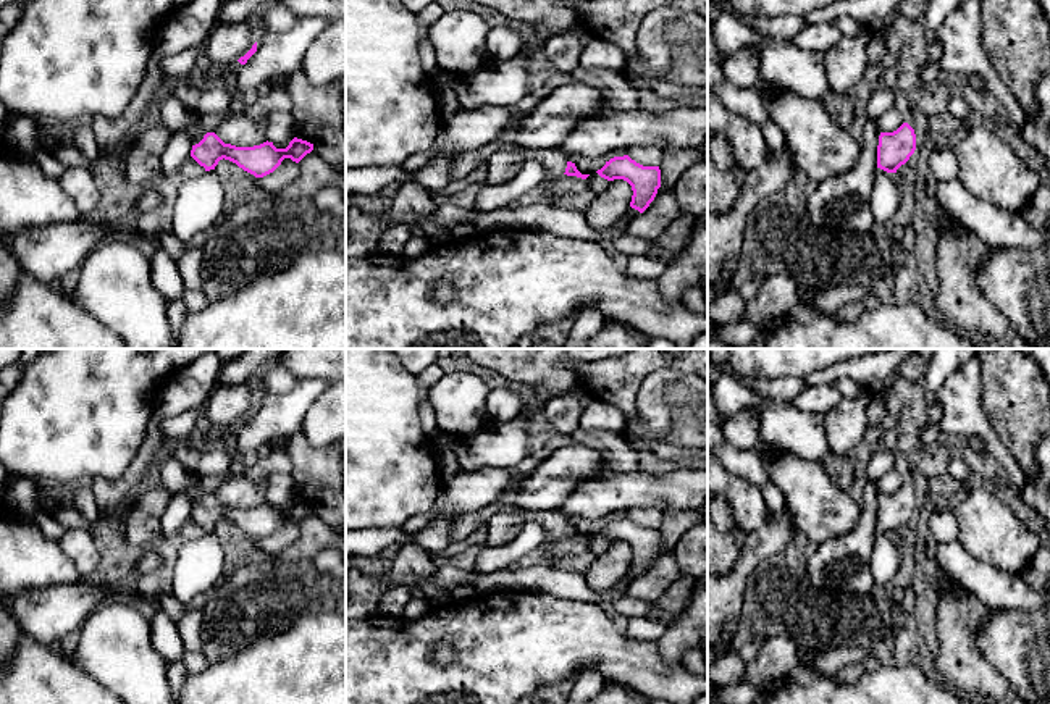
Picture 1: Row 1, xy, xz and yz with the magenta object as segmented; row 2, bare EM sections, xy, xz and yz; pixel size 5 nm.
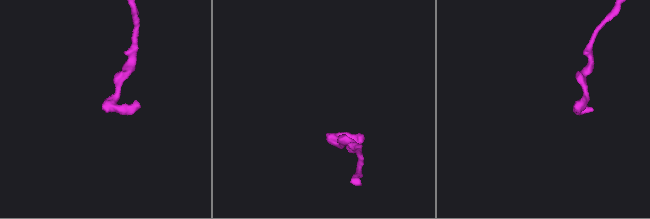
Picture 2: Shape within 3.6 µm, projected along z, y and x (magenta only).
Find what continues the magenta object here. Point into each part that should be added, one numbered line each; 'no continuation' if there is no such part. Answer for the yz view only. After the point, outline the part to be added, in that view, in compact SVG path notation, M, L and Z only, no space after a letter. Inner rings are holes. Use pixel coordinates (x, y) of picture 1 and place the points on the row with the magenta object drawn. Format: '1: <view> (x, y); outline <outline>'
1: yz (886, 199); outline M880 168L876 171L874 192L871 195L871 210L874 215L874 224L884 231L895 218L901 203L901 191L898 189L893 173L887 173Z

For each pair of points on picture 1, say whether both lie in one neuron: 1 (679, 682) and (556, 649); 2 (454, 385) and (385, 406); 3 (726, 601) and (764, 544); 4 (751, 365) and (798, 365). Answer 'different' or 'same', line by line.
1: same
2: different
3: same
4: same

